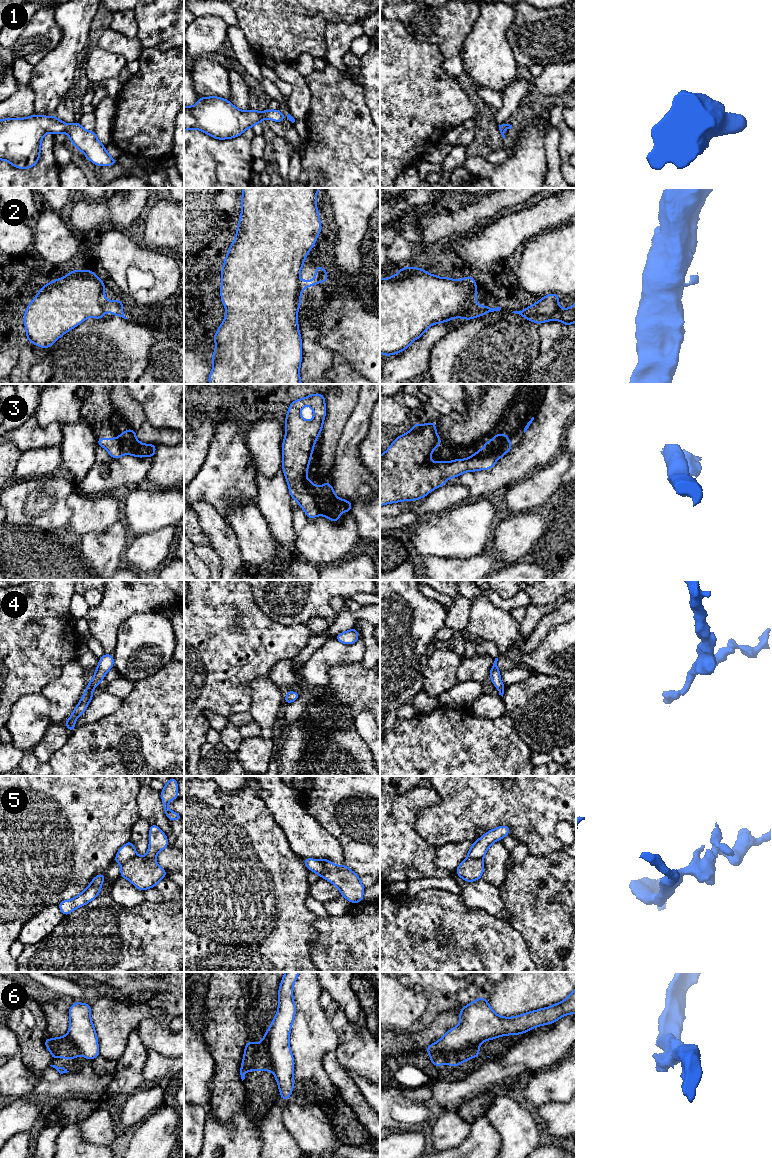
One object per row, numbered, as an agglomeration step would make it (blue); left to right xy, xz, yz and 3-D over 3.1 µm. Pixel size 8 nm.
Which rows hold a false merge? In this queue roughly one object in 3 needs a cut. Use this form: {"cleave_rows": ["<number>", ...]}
{"cleave_rows": ["2", "3", "5", "6"]}

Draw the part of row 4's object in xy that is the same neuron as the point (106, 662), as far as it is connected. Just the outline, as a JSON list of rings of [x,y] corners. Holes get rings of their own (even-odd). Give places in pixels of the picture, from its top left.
[[[104,654],[99,658],[99,663],[93,678],[88,682],[87,688],[82,698],[78,702],[71,716],[65,722],[67,730],[71,732],[75,730],[75,722],[77,718],[85,712],[91,699],[94,697],[92,693],[93,689],[96,688],[100,682],[104,681],[105,674],[113,667],[114,667],[113,654]]]

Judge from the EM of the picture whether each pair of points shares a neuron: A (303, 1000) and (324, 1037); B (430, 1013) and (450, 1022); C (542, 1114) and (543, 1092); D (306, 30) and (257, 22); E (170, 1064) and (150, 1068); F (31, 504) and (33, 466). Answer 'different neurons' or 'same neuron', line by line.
A: same neuron
B: different neurons
C: different neurons
D: same neuron
E: same neuron
F: different neurons

